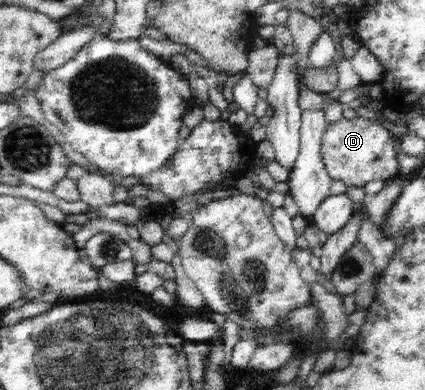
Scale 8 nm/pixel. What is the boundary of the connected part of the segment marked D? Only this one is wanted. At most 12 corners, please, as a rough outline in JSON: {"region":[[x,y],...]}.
{"region":[[362,117],[326,128],[328,175],[348,186],[393,180],[394,135]]}

